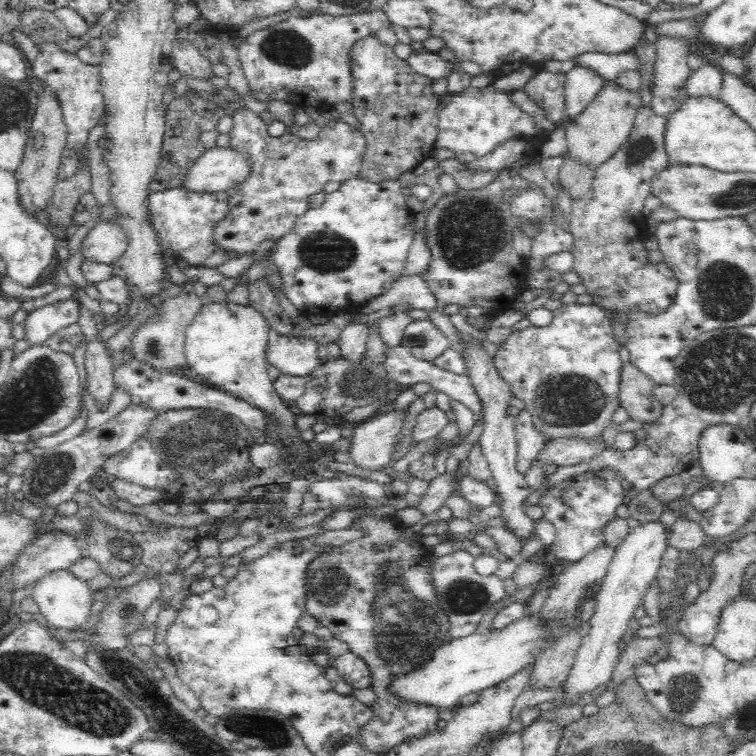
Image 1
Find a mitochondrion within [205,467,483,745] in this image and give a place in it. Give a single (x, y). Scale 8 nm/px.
(401, 621)

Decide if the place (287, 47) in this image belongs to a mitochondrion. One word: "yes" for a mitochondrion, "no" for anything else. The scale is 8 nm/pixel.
yes

